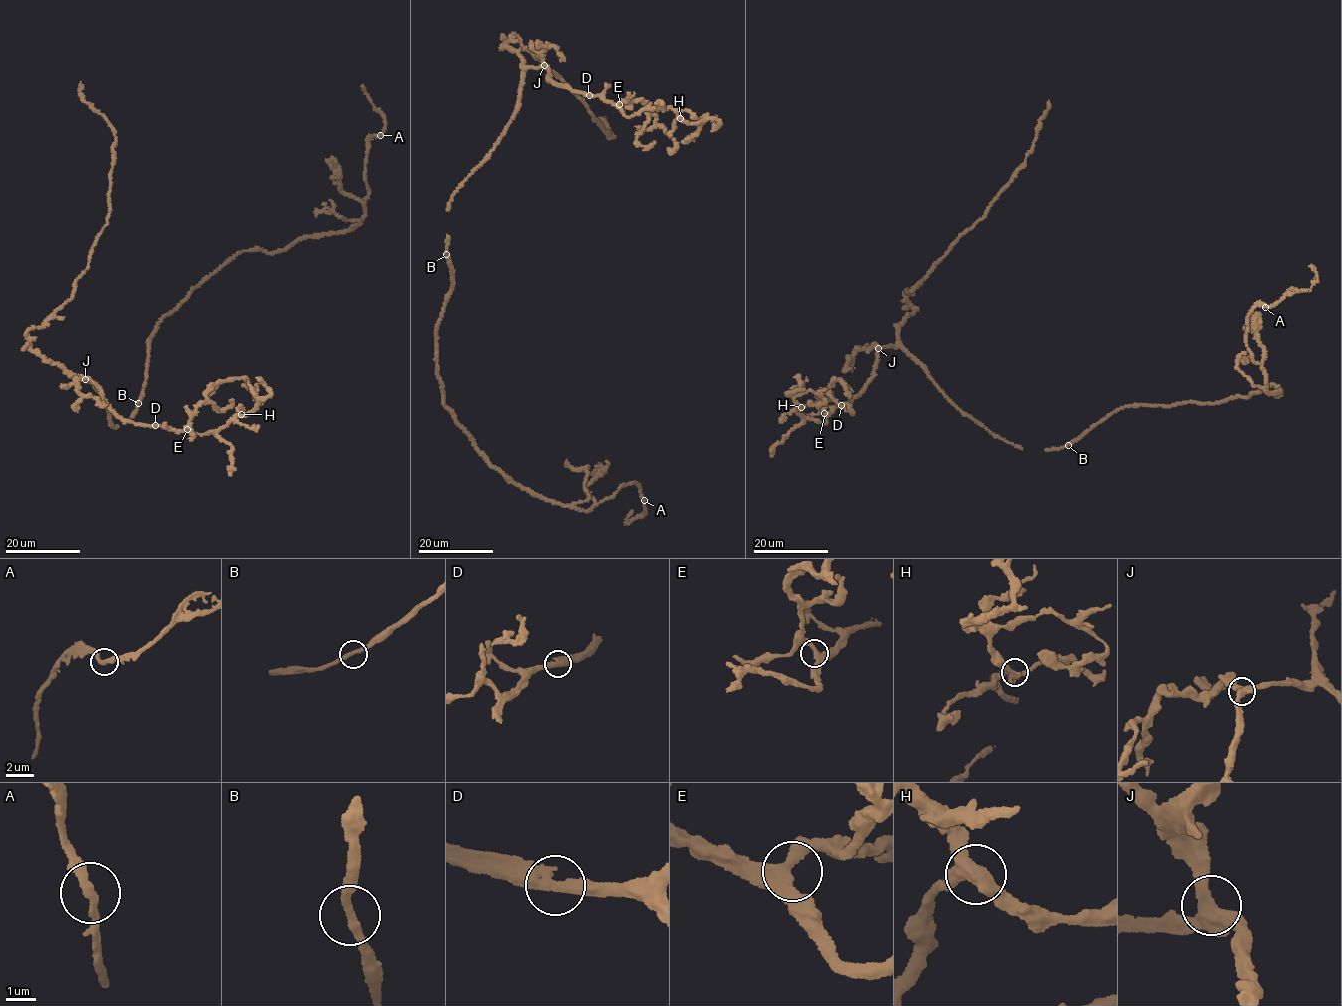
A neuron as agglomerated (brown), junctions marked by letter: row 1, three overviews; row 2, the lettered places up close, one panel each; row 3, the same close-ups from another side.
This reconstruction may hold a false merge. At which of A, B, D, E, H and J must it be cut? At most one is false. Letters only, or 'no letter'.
no letter

